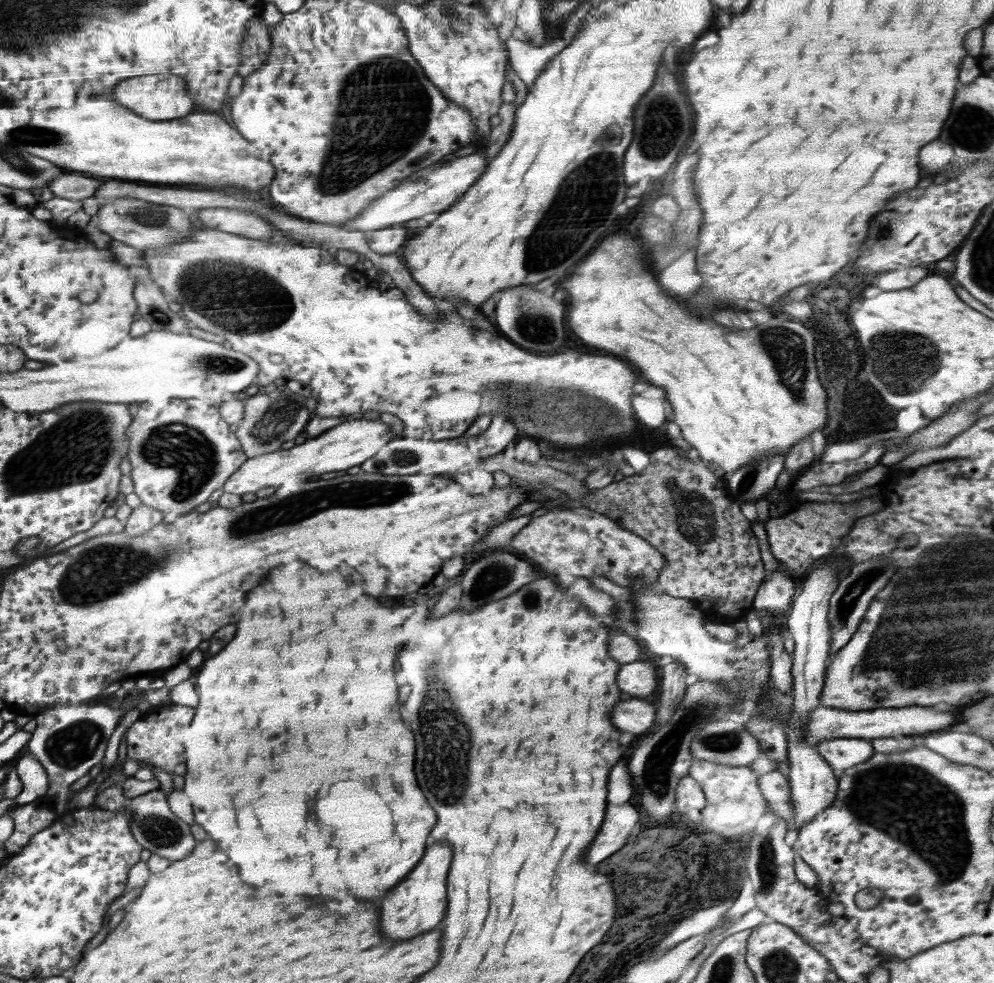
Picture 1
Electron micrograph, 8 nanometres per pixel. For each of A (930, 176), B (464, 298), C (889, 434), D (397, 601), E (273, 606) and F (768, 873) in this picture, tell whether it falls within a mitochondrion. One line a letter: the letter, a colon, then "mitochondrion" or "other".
A: other
B: other
C: other
D: other
E: other
F: mitochondrion

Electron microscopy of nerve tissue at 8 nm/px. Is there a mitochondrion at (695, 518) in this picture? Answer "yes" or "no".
yes

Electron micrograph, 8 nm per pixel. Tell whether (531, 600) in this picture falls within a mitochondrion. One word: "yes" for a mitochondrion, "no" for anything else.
no

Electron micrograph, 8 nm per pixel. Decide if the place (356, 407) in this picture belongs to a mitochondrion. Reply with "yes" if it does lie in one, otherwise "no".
no

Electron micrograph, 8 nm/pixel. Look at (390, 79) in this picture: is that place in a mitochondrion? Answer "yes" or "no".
yes

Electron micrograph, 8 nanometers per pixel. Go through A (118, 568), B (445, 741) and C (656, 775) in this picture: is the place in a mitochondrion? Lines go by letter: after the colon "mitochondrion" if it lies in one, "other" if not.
A: mitochondrion
B: mitochondrion
C: mitochondrion

